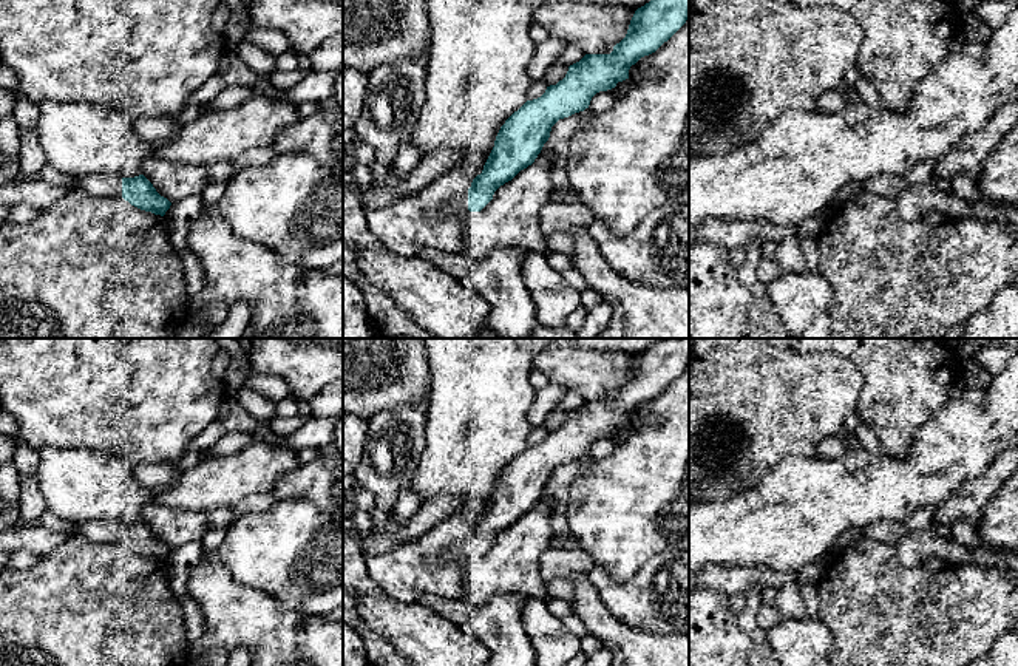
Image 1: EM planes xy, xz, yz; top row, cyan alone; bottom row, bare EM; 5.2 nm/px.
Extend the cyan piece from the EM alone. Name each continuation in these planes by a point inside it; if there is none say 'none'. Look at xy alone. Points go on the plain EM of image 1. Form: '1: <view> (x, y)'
1: xy (99, 530)

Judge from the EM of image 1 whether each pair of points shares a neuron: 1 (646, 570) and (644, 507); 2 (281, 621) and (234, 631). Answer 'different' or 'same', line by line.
1: different
2: same

